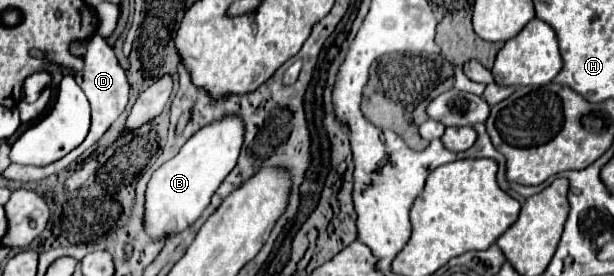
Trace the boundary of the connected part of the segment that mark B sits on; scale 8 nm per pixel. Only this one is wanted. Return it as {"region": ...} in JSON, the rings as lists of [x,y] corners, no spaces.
{"region":[[[229,113],[227,117],[199,129],[173,159],[153,173],[145,193],[145,227],[151,237],[183,231],[207,209],[211,195],[219,189],[239,159],[243,133],[243,117]]]}

